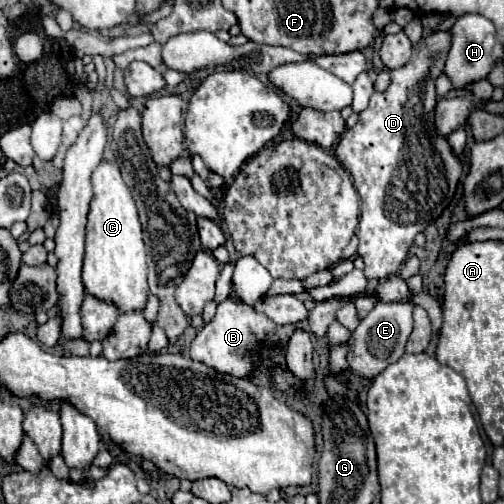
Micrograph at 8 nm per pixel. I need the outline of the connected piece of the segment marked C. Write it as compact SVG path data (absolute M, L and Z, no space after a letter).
M100 161L92 175L94 197L90 201L90 213L86 223L86 255L82 267L82 281L90 295L116 303L120 311L144 309L148 299L146 279L146 247L142 241L142 227L134 197L122 181L118 165L114 161Z

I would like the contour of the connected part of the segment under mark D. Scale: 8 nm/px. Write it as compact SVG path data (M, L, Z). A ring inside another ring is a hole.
M432 33L422 37L412 51L412 59L400 67L390 71L392 83L386 93L374 93L370 105L360 113L358 123L344 131L338 147L336 157L338 161L350 171L354 187L362 197L362 213L360 213L360 227L358 227L358 255L364 259L364 273L368 279L386 279L396 275L404 261L408 259L408 251L414 245L414 237L432 225L442 211L448 207L456 195L456 187L462 177L462 161L454 155L448 139L438 135L434 125L434 105L436 105L436 89L434 81L444 71L446 53L450 47L448 33Z

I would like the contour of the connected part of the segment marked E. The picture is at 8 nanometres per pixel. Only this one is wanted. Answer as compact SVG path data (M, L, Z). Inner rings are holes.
M378 301L376 307L360 321L348 341L348 369L362 377L374 379L378 377L390 363L396 363L404 355L404 347L408 335L412 331L412 303L382 303Z

